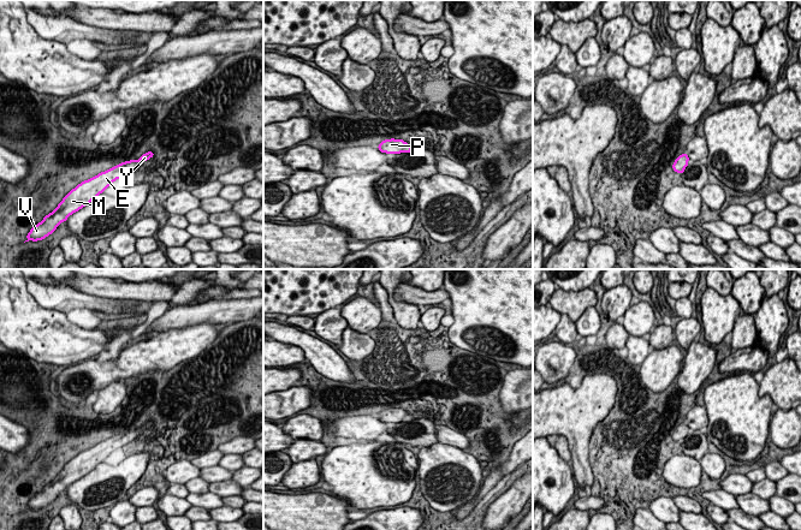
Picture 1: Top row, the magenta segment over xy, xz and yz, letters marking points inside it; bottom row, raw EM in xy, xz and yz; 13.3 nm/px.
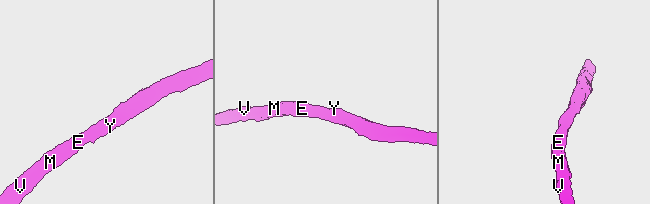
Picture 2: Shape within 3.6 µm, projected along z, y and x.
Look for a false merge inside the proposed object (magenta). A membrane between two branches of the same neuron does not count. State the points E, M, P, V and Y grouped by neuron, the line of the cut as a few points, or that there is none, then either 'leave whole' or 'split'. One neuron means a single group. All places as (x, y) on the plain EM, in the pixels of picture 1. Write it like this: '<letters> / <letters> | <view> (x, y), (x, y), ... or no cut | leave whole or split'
E M P V Y | no cut | leave whole

